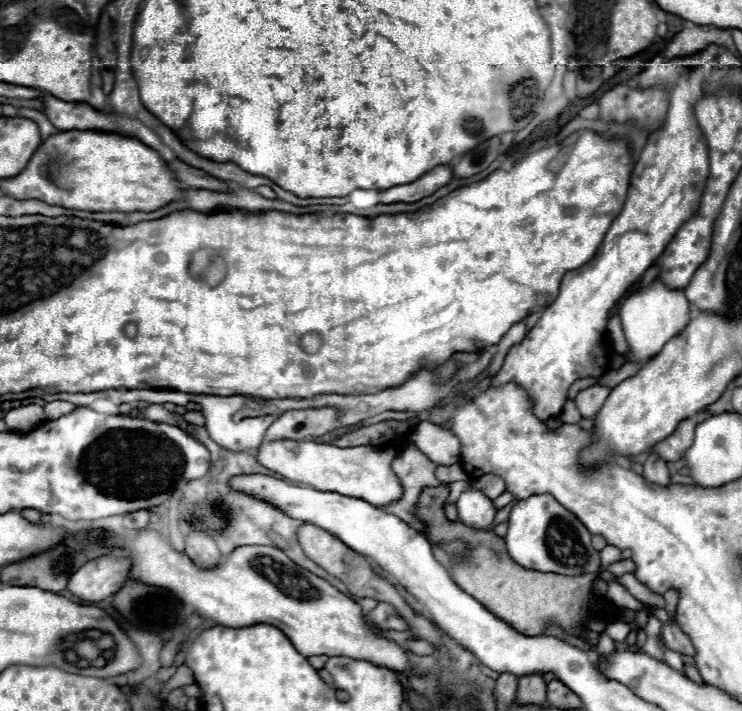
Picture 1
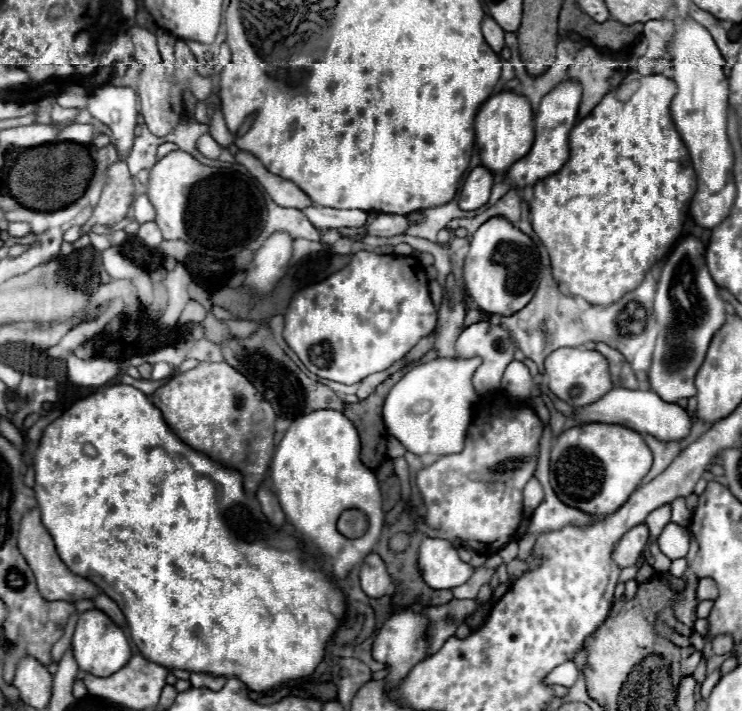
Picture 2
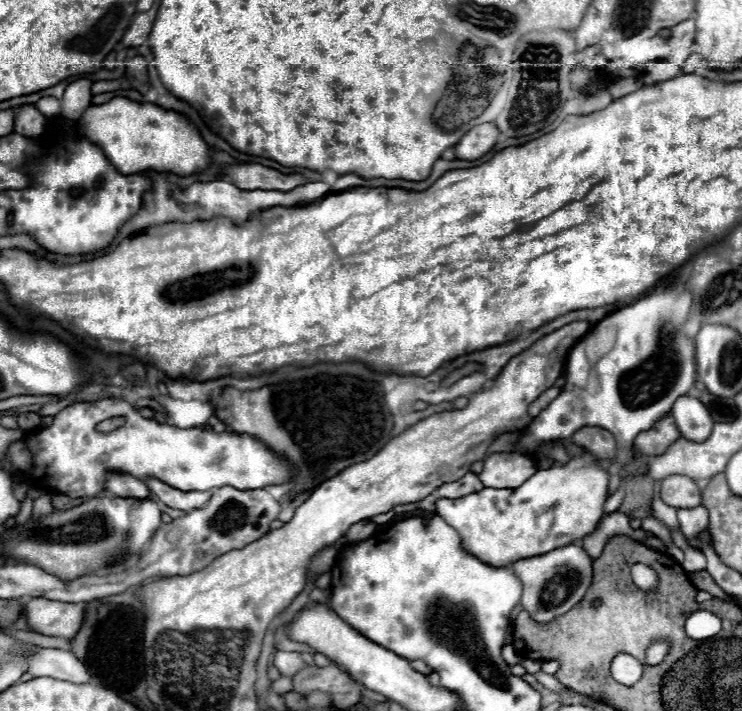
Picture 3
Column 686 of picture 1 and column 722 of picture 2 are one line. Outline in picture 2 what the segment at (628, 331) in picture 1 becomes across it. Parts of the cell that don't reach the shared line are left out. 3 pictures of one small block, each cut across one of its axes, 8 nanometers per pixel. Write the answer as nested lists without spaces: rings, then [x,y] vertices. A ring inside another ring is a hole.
[[[686,236],[674,246],[660,274],[658,292],[654,300],[654,312],[660,324],[660,332],[652,354],[650,386],[666,402],[676,402],[680,398],[696,396],[696,386],[694,386],[696,372],[704,362],[712,336],[720,330],[720,326],[726,320],[724,312],[726,302],[718,296],[718,286],[708,274],[704,252],[706,248],[700,238]]]

